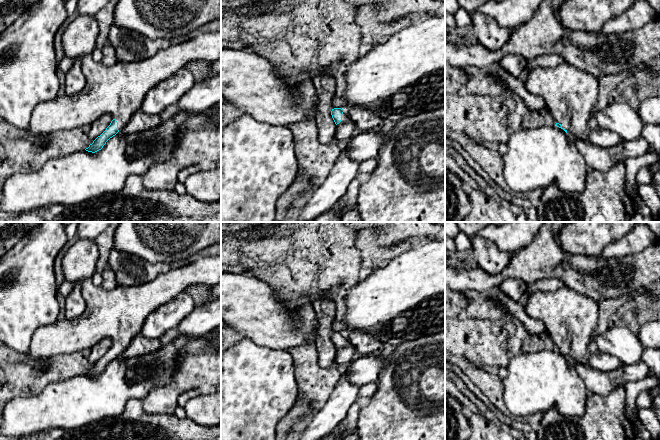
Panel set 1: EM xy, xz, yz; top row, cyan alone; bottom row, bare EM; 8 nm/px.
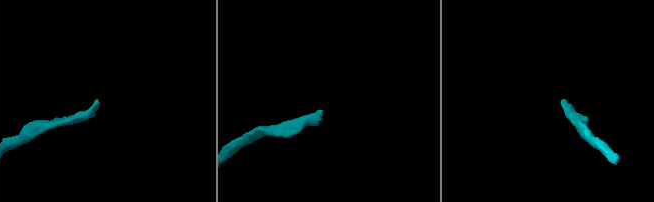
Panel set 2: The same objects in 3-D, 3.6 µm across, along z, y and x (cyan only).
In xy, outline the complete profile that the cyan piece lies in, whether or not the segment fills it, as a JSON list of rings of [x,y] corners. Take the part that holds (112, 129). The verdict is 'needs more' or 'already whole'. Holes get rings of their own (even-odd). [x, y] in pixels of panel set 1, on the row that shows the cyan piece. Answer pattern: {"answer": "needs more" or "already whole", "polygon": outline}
{"answer": "needs more", "polygon": [[[221,28],[216,32],[199,34],[181,44],[161,49],[154,56],[137,62],[118,62],[107,67],[102,62],[94,61],[90,54],[80,57],[80,60],[87,79],[86,86],[75,95],[58,96],[55,100],[38,104],[31,115],[30,130],[25,135],[51,134],[58,130],[91,125],[103,114],[109,113],[113,117],[110,125],[85,149],[95,153],[129,123],[134,113],[141,109],[147,92],[155,85],[192,61],[203,60],[213,63],[221,60]]]}

